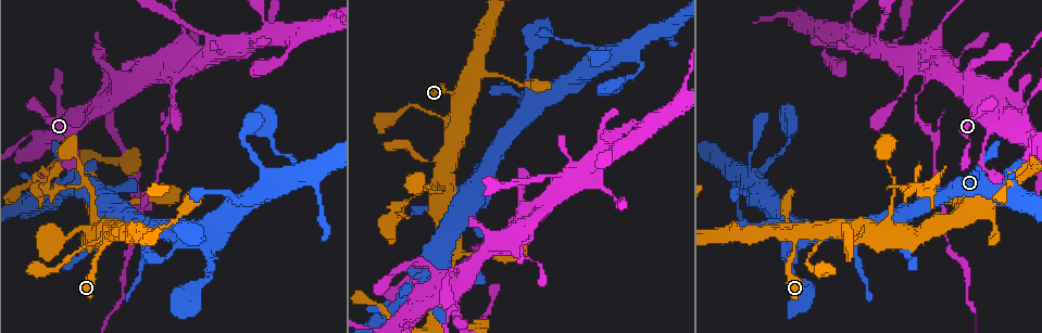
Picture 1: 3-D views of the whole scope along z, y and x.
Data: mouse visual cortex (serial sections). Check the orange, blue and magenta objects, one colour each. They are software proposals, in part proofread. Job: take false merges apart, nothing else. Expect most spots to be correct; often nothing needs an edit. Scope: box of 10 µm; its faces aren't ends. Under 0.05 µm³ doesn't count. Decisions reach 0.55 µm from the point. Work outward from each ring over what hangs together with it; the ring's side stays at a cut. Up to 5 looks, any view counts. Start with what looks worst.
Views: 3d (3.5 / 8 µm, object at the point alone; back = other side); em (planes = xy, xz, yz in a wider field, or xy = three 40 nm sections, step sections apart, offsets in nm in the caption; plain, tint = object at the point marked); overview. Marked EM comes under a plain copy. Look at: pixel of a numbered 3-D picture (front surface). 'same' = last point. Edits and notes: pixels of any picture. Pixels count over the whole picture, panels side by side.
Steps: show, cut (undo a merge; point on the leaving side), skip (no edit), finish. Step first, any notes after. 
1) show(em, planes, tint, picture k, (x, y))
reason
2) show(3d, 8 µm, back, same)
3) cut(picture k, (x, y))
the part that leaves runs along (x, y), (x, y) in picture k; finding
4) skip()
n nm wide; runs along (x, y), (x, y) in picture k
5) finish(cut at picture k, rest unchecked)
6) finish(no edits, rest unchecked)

show(3d, 3.5 µm, picture 1, (433, 190))
abrupt turn

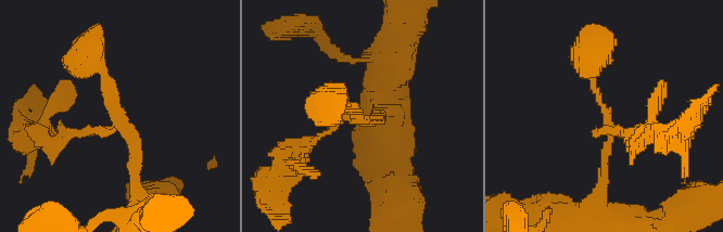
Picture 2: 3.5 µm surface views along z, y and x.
show(em, xy, step 2, tint, picture 2, (606, 125))
shape alone is not enough

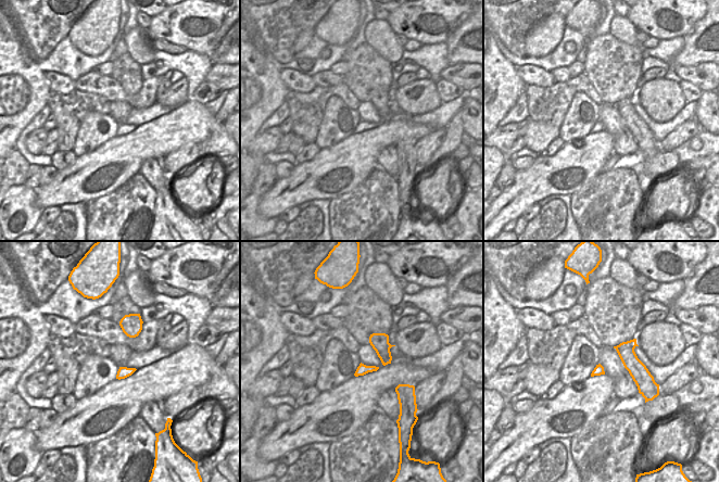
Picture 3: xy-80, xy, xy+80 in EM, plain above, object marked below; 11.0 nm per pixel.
skip()
arms of 100, 150, 150 nm; runs along (134, 188), (134, 152), (121, 125), (60, 138) in picture 2; one cell here

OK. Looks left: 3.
show(3d, 8 µm, picture 1, (95, 115))
looks like a crossing

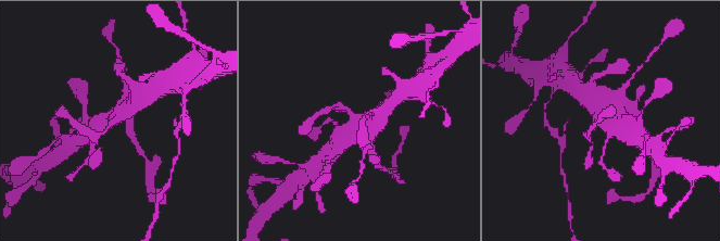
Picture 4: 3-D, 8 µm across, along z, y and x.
show(em, xy, step 3, tint, same)

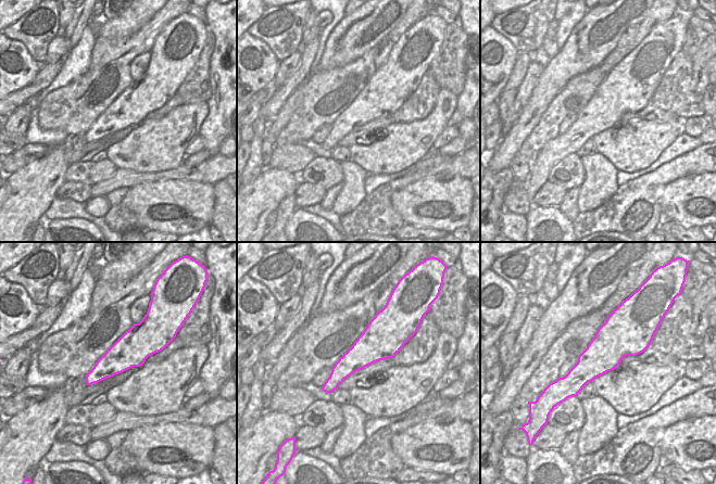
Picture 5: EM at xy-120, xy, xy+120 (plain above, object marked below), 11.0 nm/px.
skip()
runs along (93, 135), (102, 134), (136, 98) in picture 4; one cell here

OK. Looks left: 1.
finish(no edits, rest unchecked)

